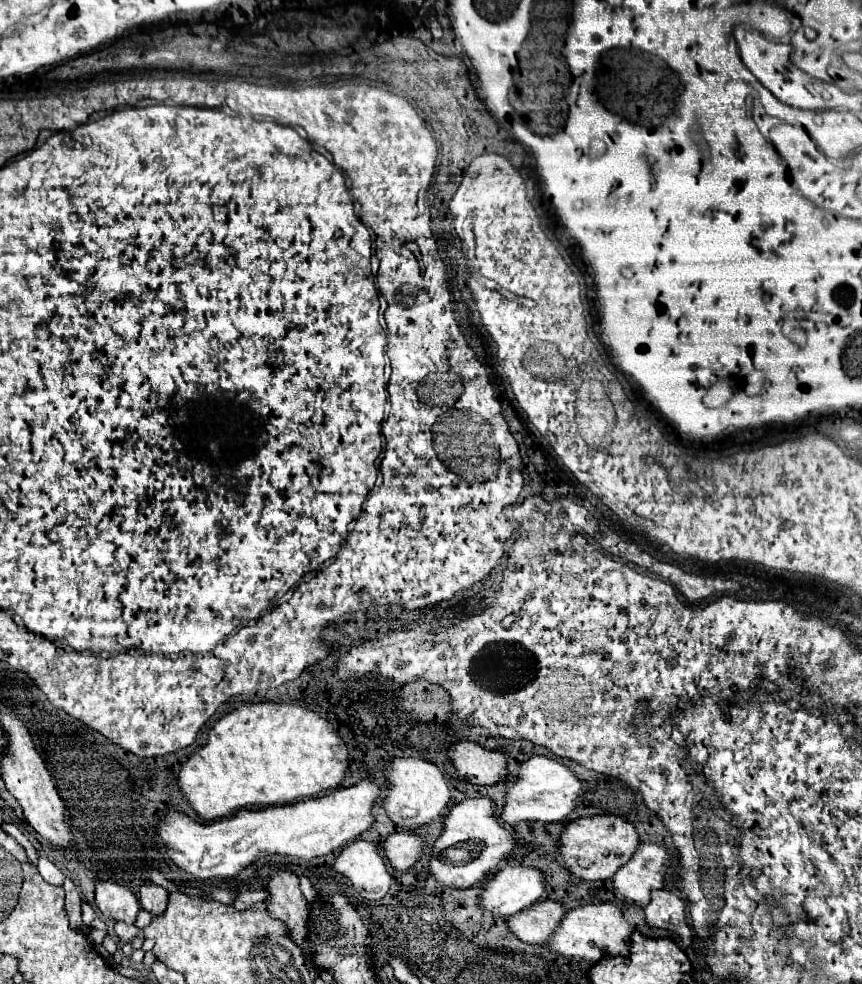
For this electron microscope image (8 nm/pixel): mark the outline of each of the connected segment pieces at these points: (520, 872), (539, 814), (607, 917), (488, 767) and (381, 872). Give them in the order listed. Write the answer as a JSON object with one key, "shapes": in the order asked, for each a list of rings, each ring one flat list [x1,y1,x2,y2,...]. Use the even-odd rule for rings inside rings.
{"shapes":[[[503,866,483,888,483,908,499,916,513,916,547,892,547,878,539,868]],[[533,756,523,762,519,778,507,786,505,806,501,808,501,818,515,826,521,820,539,820,539,822,561,822,573,812,581,796,581,780,569,770,567,764,549,756]],[[605,902,597,906,577,906,565,914,559,930,553,934,553,938,549,938,547,946,549,950,555,950,563,956,577,956,577,958,597,962,601,958,627,956,629,940,633,932,635,932,633,924,625,918,623,910,617,904]],[[457,742,449,756,459,770,459,778,471,784,491,786,507,780,509,758,505,752,487,750,475,742]],[[355,840,345,846,333,862,333,868,351,878,353,888,367,900,381,900,391,886,391,872,375,842]]]}

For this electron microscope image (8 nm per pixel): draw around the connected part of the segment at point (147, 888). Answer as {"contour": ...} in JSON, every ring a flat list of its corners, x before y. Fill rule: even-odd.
{"contour":[[141,884,141,888,139,888,139,902,153,916,157,916,157,914,161,914,161,910,165,910,167,898,169,898,169,894,167,894,167,890,163,886]]}

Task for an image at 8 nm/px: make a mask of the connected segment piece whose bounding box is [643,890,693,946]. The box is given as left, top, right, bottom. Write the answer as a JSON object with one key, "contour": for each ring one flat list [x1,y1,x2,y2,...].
{"contour":[[655,890,653,902,643,906,647,924,655,928,667,928,683,938,683,944,693,942,693,928,687,924,687,902,671,890]]}

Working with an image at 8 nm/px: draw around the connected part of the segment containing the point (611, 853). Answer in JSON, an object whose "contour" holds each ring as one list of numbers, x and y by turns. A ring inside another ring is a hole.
{"contour":[[613,814,585,816,567,824,559,842,559,860,583,880,609,880,625,862,633,858,639,844,641,840,637,828,627,818]]}

